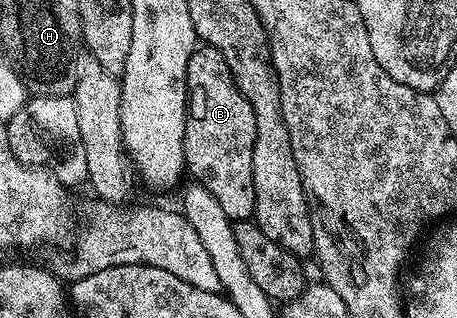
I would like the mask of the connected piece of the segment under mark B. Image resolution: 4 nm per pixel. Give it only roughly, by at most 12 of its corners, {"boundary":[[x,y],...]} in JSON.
{"boundary":[[208,45],[187,61],[185,166],[254,218],[255,113]]}

